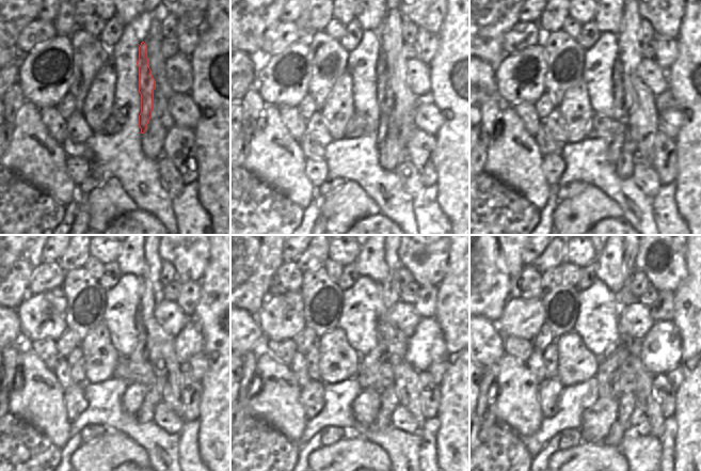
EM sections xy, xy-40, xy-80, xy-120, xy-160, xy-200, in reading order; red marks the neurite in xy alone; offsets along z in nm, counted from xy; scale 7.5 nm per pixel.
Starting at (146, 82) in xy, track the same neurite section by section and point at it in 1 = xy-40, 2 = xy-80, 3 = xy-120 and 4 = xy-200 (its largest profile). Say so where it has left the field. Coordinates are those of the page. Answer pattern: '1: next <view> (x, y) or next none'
1: next xy-40 (383, 90)
2: next xy-80 (620, 113)
3: next xy-120 (141, 354)
4: next xy-200 (607, 382)

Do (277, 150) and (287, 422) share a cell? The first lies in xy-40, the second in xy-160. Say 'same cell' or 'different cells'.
same cell

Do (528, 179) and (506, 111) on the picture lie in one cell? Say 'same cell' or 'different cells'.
same cell

